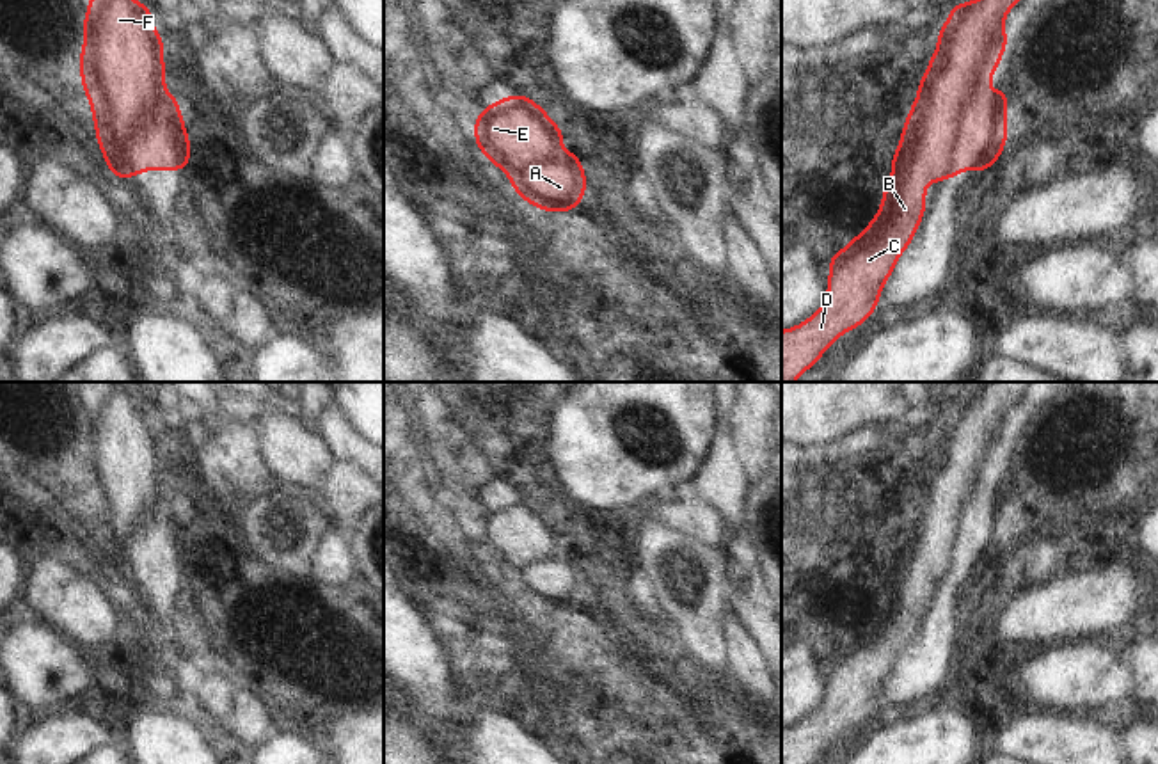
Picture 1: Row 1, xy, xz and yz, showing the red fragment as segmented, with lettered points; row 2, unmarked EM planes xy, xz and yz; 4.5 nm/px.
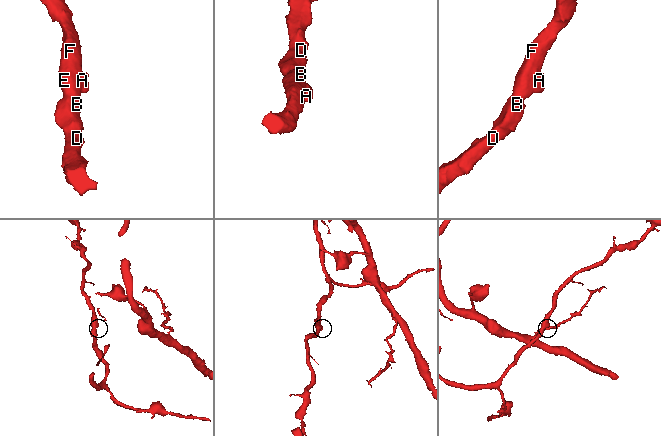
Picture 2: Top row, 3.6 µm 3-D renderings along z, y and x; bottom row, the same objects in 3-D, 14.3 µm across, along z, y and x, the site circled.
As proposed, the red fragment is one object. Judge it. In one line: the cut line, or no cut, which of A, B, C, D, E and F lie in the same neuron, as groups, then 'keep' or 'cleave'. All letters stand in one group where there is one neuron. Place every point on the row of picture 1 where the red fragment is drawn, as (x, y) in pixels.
yz (986, 87), (959, 116), (951, 150), (959, 171) | A / B C D E F | cleave

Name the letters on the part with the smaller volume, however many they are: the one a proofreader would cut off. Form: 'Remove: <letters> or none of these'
Remove: A.

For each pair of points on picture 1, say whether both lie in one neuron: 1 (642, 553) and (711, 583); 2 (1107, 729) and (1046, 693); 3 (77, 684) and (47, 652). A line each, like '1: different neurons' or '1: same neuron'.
1: same neuron
2: different neurons
3: same neuron

